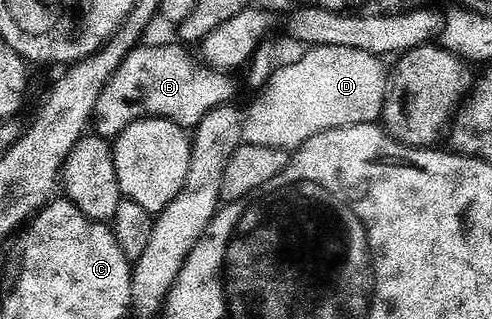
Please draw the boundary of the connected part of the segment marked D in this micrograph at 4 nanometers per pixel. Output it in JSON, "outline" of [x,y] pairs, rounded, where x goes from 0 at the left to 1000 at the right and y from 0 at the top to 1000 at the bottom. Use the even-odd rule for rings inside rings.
{"outline":[[[642,144],[620,160],[616,182],[606,182],[600,194],[589,194],[583,207],[567,204],[555,238],[545,251],[545,263],[528,285],[522,285],[516,323],[508,332],[504,354],[492,373],[492,439],[502,458],[535,458],[537,464],[569,464],[571,470],[600,473],[606,461],[634,439],[634,426],[657,420],[669,408],[697,408],[709,395],[730,395],[732,389],[760,389],[776,370],[776,342],[785,323],[785,276],[789,266],[789,219],[776,210],[778,185],[764,169],[732,163],[724,150],[659,150]]]}

